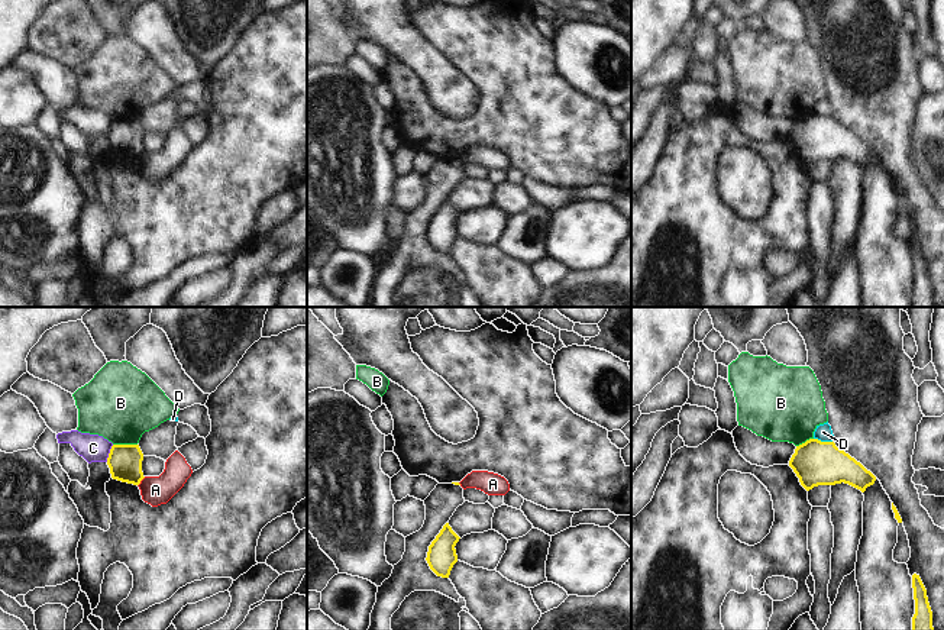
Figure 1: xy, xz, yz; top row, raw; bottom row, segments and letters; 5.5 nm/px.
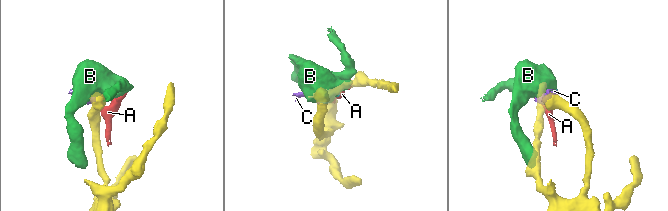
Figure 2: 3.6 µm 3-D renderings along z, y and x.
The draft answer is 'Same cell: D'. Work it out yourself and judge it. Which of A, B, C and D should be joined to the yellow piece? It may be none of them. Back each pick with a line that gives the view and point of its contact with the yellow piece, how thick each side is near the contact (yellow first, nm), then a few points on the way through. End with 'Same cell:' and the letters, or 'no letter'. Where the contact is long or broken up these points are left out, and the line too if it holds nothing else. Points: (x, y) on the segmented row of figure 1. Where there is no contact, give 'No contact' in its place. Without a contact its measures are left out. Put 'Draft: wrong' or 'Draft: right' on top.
Draft: wrong
Same cell: no letter

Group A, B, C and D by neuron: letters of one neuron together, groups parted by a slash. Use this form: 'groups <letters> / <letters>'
groups A / B / C D

